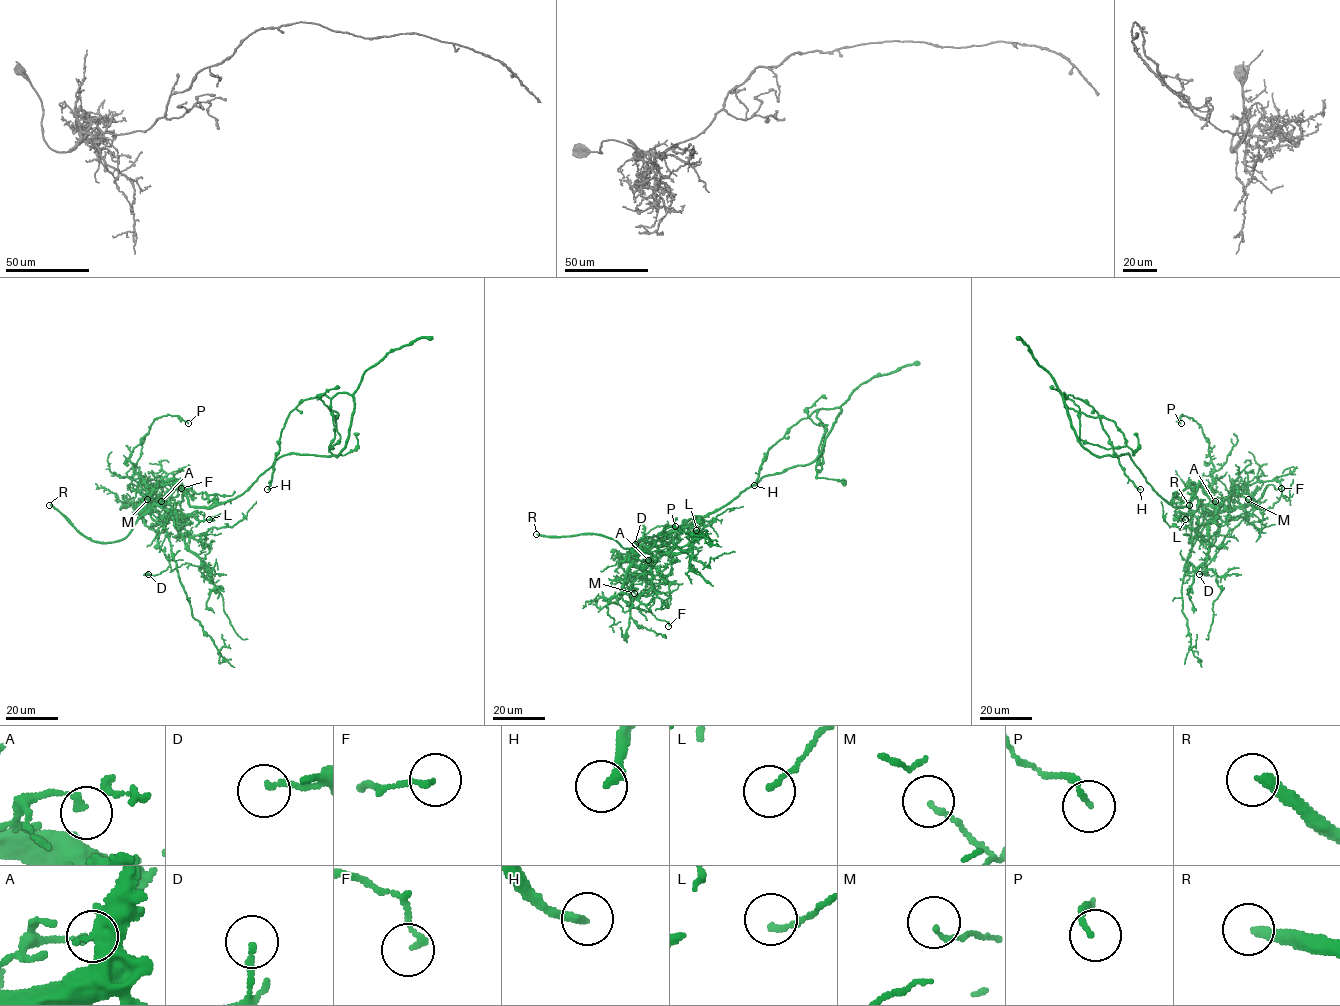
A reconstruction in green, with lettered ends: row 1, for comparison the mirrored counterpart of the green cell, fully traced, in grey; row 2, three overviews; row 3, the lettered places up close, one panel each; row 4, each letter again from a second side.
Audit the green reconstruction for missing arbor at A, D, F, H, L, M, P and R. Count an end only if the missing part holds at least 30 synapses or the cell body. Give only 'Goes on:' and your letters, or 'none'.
Goes on: H, R

